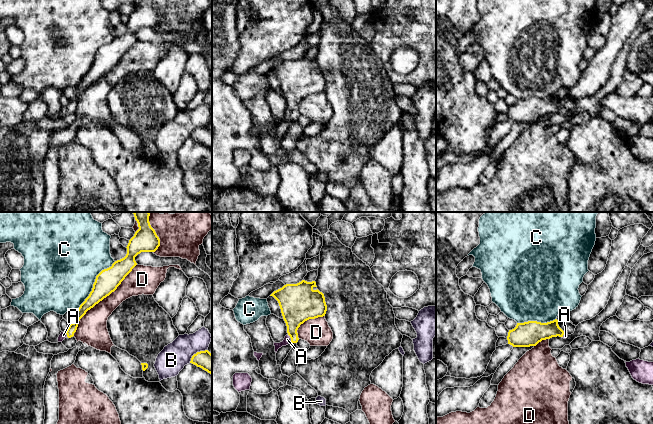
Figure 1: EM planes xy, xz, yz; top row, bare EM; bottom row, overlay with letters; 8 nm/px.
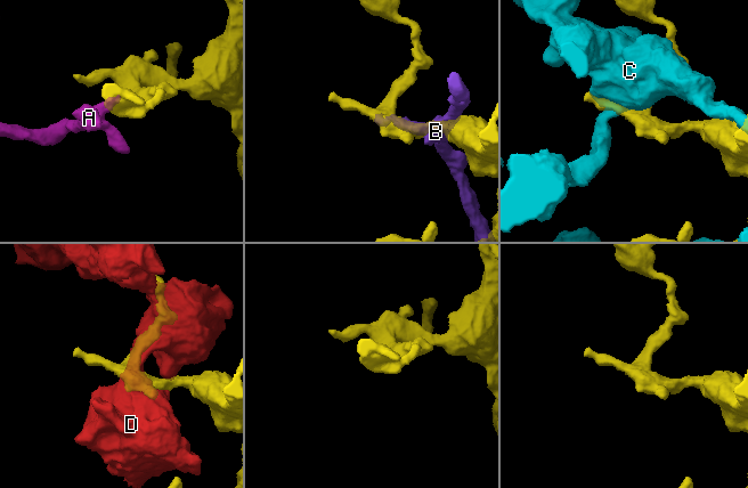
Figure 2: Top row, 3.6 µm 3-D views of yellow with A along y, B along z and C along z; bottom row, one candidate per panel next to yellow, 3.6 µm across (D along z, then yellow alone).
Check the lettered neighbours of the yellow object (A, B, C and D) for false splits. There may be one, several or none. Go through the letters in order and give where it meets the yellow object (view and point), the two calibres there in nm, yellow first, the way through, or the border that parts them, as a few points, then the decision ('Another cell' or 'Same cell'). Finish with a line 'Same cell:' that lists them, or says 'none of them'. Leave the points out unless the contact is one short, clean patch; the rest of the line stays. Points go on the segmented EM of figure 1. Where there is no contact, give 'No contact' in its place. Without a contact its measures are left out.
A: Touches yellow at xz (290, 337). Thickness 260 nm (yellow) against 60 nm. Path across: xz (296, 307), (290, 337), (287, 339). Same cell
B: Touches yellow at xy (197, 352). Thickness 150 nm (yellow) against 220 nm. Another cell
C: Touches yellow at xy (94, 283). Thickness 190 nm (yellow) against 480 nm. Another cell
D: Touches yellow at xy (101, 300). Thickness 190 nm (yellow) against 240 nm. Another cell
Same cell: A

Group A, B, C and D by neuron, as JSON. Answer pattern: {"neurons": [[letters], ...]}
{"neurons": [["A"], ["B"], ["C"], ["D"]]}

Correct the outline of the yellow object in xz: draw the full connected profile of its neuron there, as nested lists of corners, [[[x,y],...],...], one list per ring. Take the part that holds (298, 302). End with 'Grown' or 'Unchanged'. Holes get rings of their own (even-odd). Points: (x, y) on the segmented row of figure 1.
[[[302,280],[297,284],[286,284],[270,295],[279,303],[288,333],[282,342],[274,342],[276,353],[282,346],[298,342],[297,330],[301,324],[325,316],[327,305],[324,294],[314,287],[317,287],[315,281]]]. Grown

